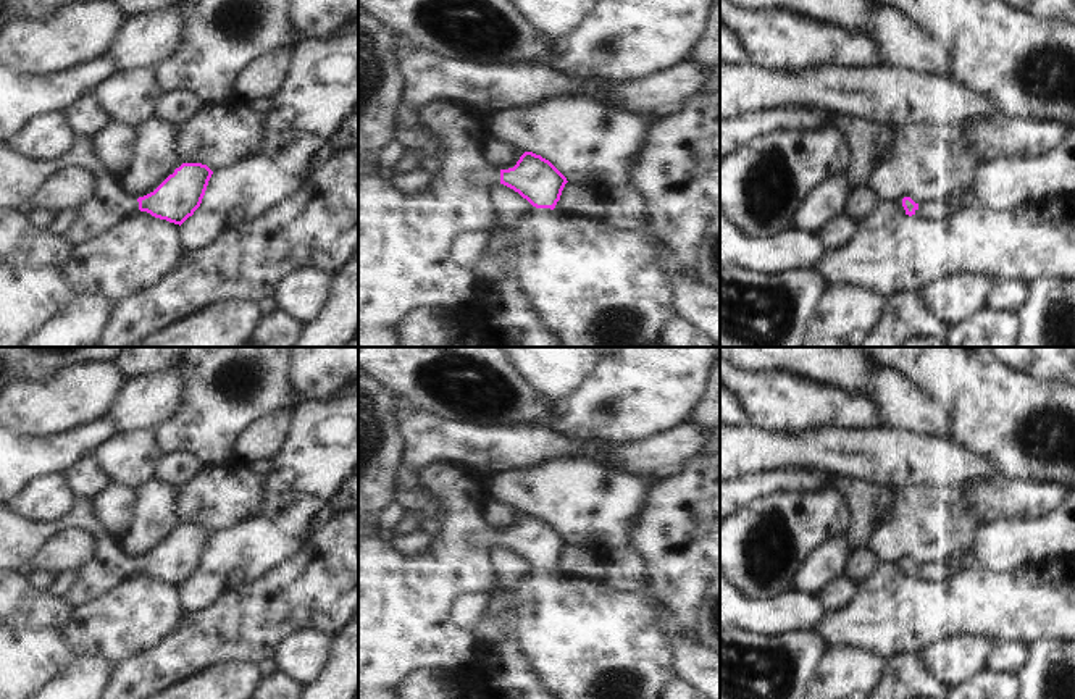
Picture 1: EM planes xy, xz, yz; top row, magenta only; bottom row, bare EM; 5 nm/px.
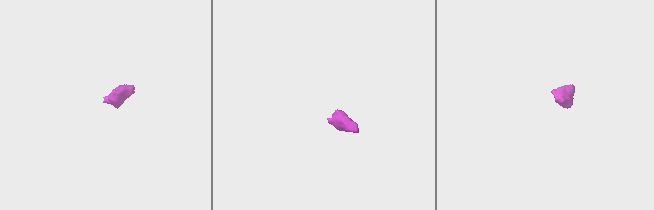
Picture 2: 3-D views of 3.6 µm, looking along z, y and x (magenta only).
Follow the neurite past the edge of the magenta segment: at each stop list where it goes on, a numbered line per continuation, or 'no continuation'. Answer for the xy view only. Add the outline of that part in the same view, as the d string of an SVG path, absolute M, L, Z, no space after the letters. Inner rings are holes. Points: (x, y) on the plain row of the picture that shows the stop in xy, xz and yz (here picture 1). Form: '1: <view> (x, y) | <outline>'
1: xy (21, 539) | M79 500L56 523L37 523L11 505L0 505L0 570L18 571L55 536L71 528L86 529L95 539L92 559L77 568L76 580L63 597L71 610L103 597L139 571L137 560L126 552L123 541L98 518L94 500Z

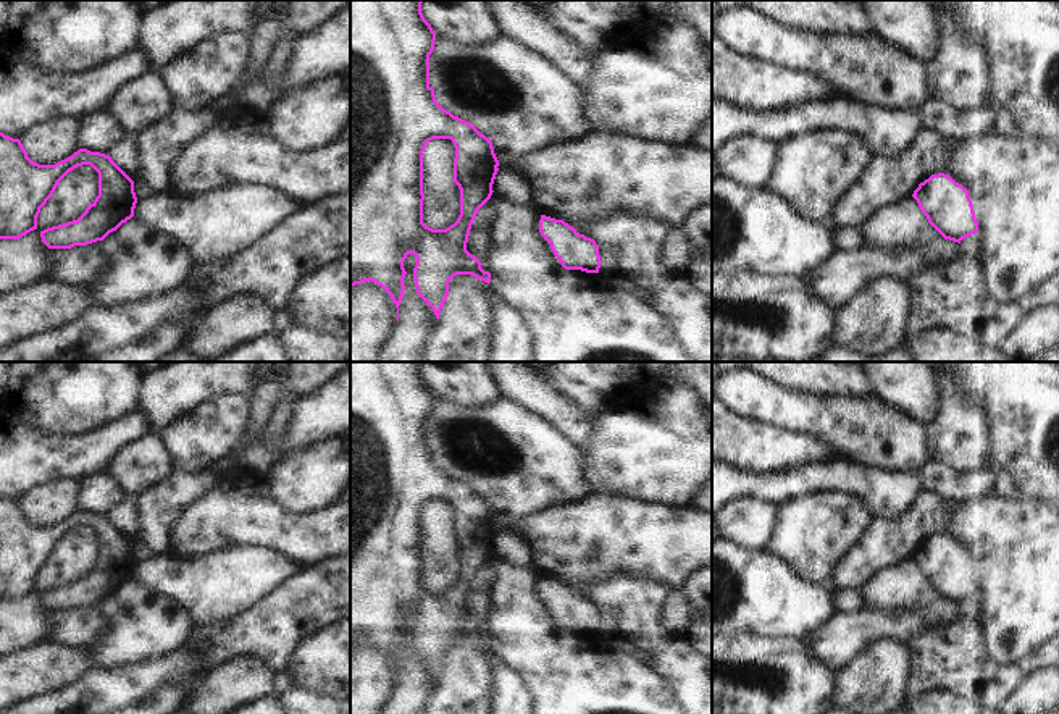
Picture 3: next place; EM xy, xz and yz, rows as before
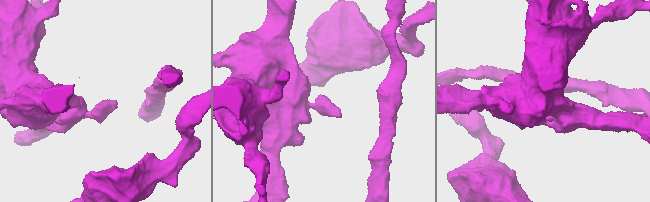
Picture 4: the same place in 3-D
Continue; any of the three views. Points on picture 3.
1: yz (975, 558) | M969 552L969 559L973 567L975 580L978 583L978 598L1001 598L1001 593L990 593L983 586L991 583L991 580L985 575L982 567L982 554L980 552Z

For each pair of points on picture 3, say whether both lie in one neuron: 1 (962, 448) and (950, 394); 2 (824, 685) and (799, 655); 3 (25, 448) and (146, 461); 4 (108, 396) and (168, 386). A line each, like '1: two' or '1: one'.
1: one
2: one
3: two
4: two

